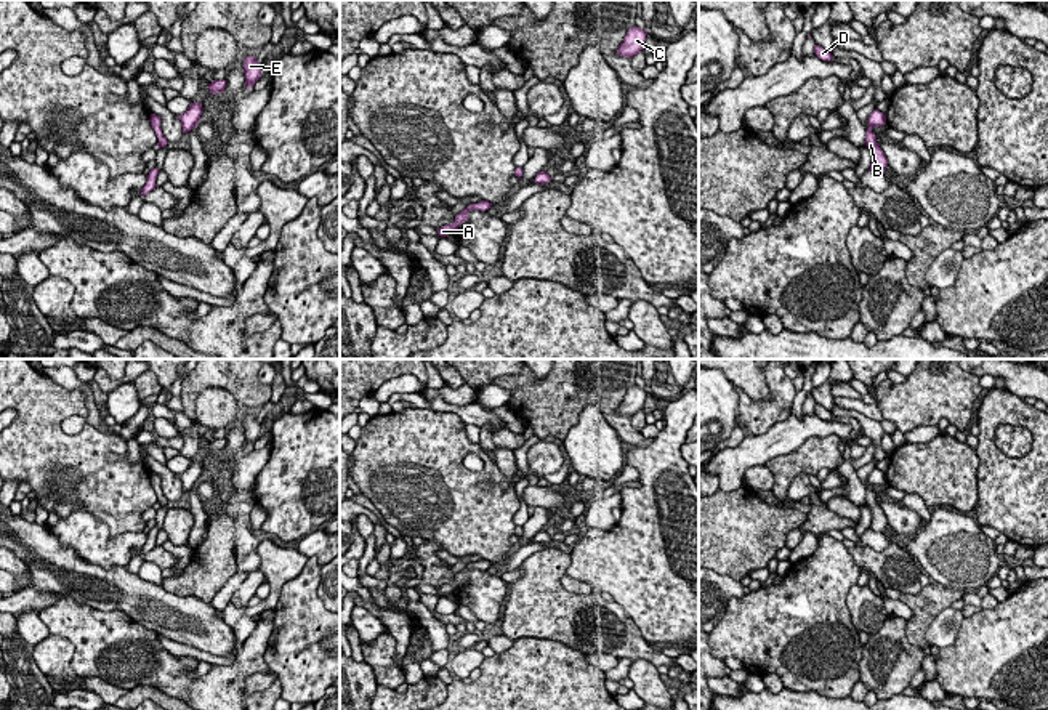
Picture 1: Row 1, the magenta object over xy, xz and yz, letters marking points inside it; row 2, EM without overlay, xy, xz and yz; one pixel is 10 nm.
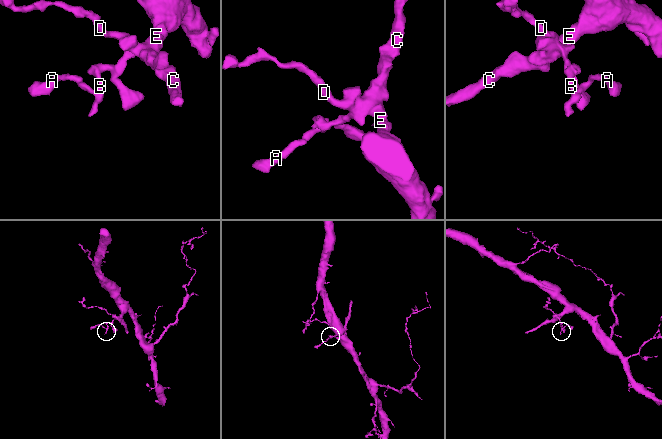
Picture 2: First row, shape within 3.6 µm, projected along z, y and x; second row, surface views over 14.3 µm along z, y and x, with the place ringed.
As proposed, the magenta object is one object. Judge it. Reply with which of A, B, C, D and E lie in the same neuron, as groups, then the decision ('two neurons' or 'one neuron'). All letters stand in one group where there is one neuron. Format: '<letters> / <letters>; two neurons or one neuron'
A B C D E; one neuron

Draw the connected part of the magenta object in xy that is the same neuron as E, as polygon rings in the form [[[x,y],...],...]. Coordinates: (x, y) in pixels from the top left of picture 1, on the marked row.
[[[248,56],[244,59],[244,74],[245,74],[245,85],[250,90],[261,77],[263,66],[256,61],[255,56]]]

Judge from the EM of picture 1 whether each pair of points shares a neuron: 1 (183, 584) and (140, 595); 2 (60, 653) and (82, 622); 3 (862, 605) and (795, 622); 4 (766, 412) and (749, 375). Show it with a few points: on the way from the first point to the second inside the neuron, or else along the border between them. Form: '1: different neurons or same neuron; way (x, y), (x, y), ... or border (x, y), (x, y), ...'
1: different neurons; border (161, 585), (172, 593), (201, 598)
2: different neurons; border (50, 633), (72, 643), (71, 669), (79, 677)
3: different neurons; border (854, 582), (846, 595), (846, 608), (858, 632)
4: different neurons; border (736, 387), (755, 401), (771, 398)

